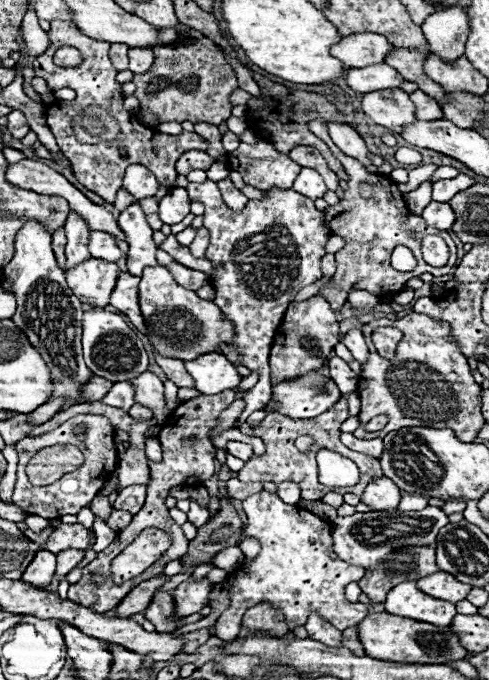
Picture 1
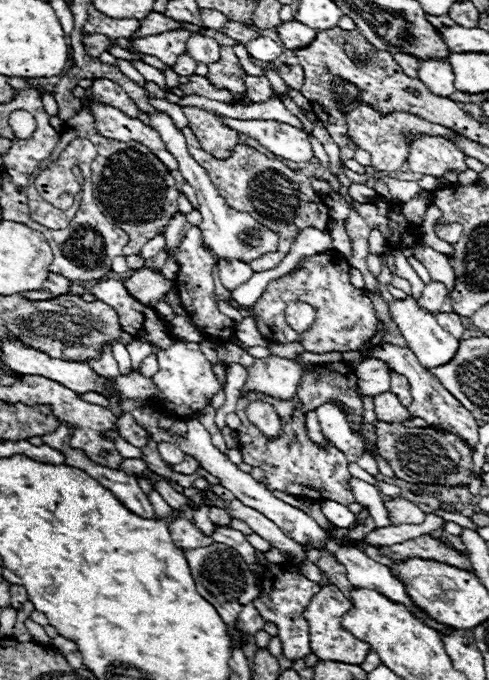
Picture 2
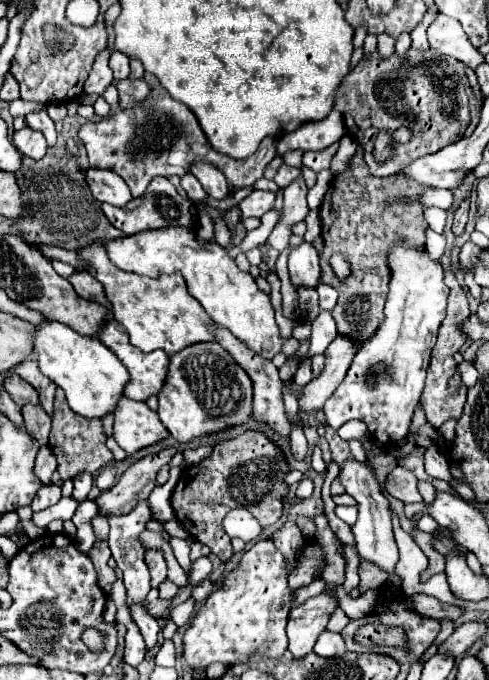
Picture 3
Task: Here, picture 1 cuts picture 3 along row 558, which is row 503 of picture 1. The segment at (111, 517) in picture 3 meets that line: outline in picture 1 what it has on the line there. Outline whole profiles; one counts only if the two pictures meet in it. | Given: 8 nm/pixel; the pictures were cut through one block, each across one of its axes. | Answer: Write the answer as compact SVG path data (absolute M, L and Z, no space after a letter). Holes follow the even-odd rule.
M126 486L118 492L114 508L134 514L140 512L144 500L146 500L146 486Z

